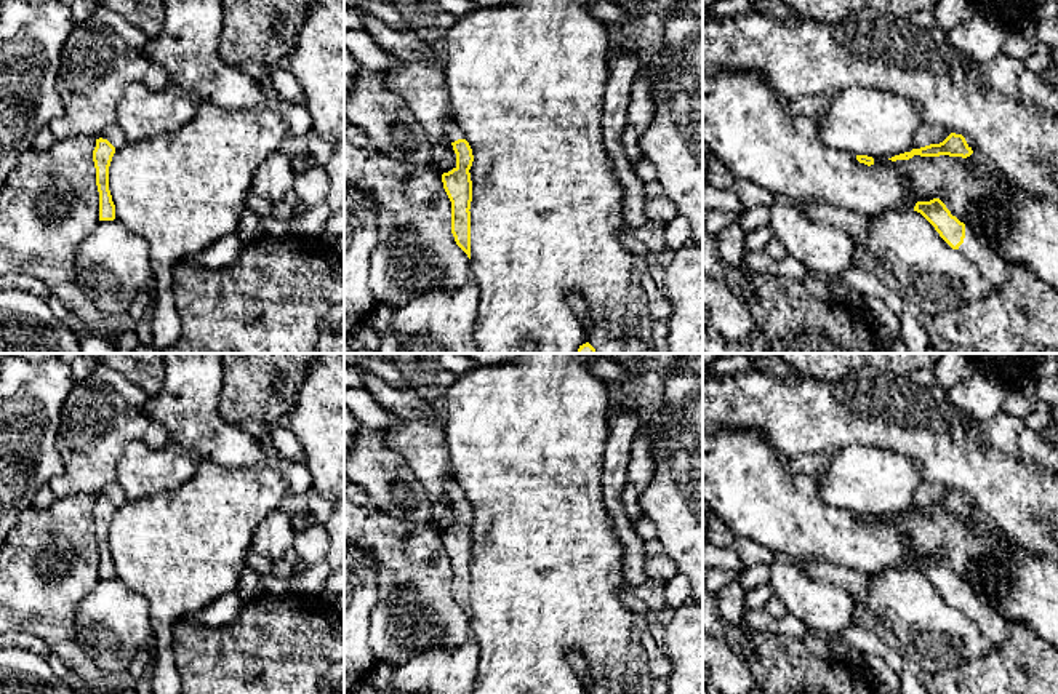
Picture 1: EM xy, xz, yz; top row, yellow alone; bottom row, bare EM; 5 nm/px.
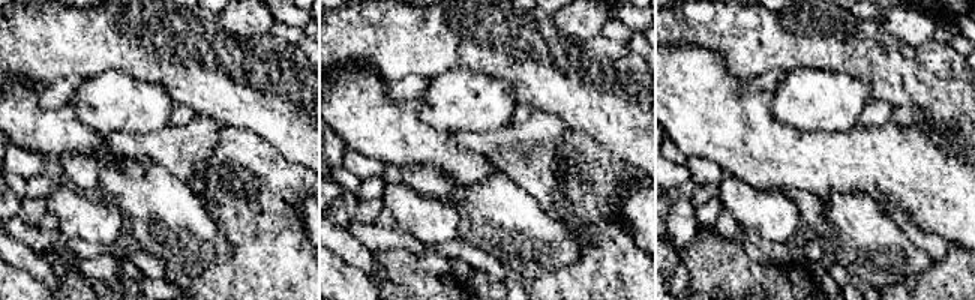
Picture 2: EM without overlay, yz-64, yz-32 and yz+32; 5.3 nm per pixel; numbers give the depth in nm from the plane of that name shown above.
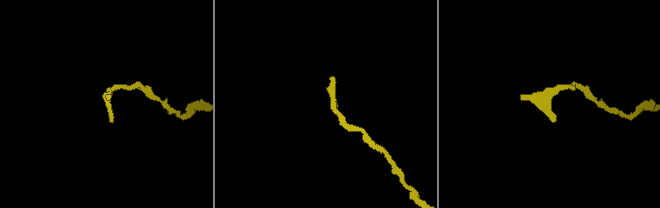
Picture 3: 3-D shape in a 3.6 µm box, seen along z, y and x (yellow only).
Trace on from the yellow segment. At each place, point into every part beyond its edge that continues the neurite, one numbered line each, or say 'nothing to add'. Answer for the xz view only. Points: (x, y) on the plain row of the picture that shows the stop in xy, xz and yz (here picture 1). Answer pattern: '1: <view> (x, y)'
1: xz (453, 490)

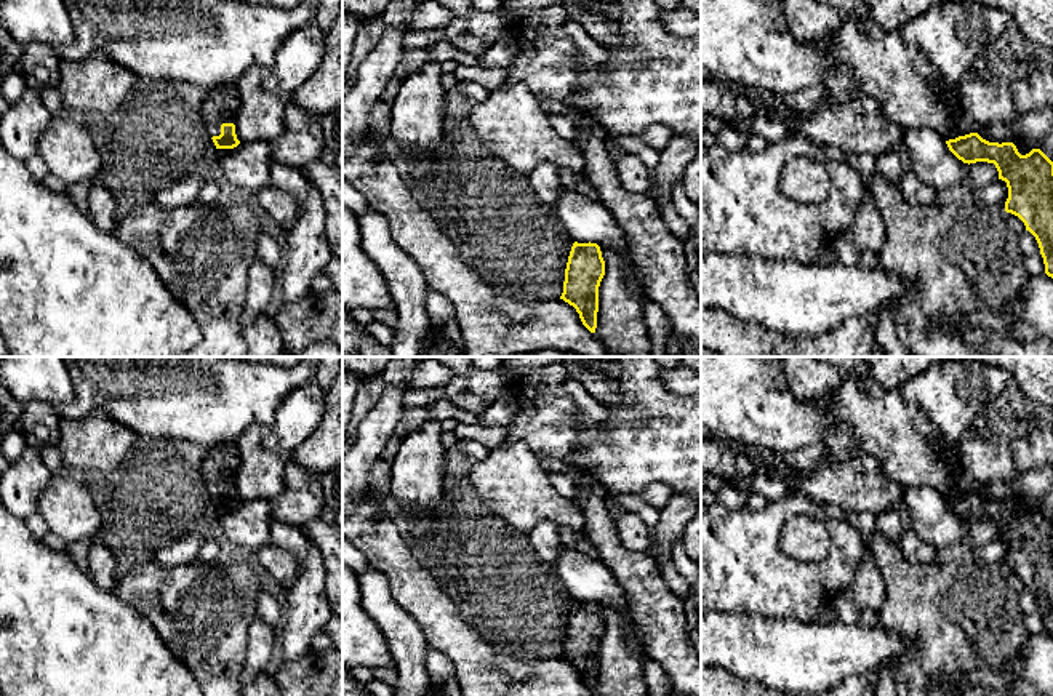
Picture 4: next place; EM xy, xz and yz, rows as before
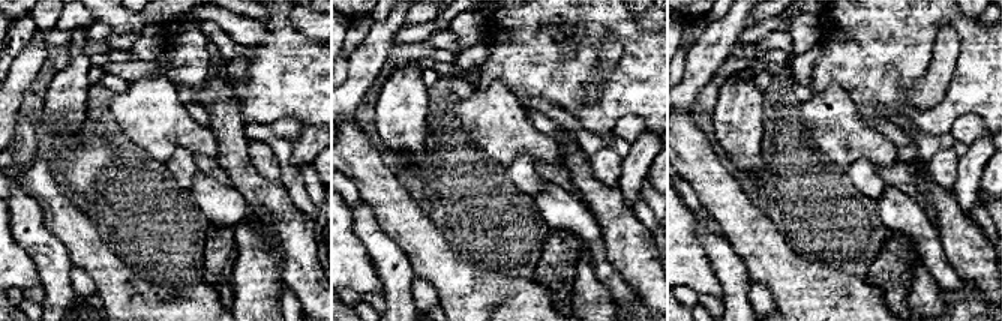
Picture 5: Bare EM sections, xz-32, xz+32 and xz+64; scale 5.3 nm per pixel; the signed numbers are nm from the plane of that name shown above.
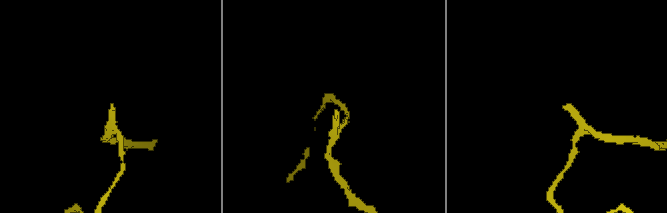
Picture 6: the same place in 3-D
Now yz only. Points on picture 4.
nothing to add

